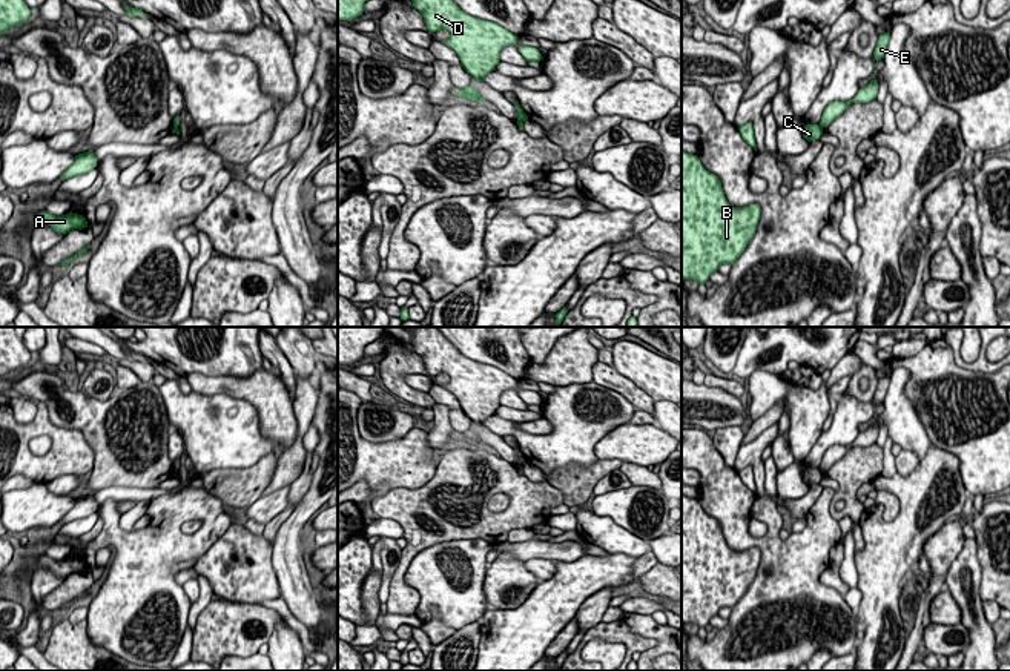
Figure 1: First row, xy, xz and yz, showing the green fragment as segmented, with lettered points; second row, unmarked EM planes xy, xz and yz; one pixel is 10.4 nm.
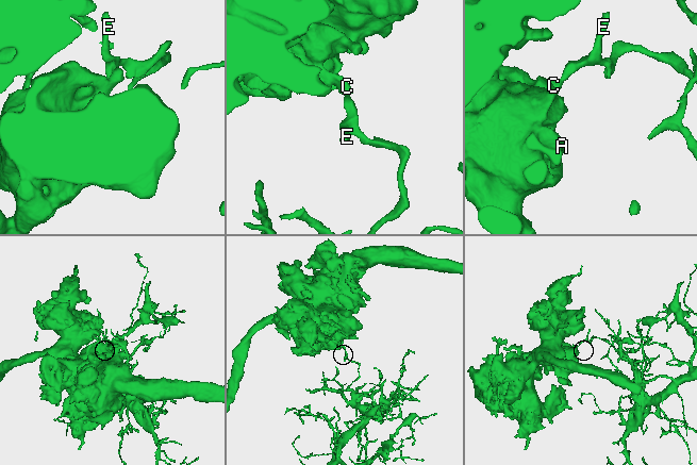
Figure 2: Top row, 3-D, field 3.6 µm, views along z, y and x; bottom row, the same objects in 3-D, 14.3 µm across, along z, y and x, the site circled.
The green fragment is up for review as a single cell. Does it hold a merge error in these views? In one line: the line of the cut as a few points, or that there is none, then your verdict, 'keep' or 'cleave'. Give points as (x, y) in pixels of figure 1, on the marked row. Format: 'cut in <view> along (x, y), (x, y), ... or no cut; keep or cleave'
cut in yz along (820, 123), (821, 128); cleave

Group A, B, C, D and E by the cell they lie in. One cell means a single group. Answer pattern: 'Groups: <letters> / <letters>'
Groups: A B C D / E

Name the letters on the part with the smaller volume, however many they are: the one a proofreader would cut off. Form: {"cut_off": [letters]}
{"cut_off": ["E"]}

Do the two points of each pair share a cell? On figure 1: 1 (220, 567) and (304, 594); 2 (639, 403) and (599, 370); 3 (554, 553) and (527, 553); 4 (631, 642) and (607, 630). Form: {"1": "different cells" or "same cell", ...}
{"1": "different cells", "2": "same cell", "3": "same cell", "4": "same cell"}

